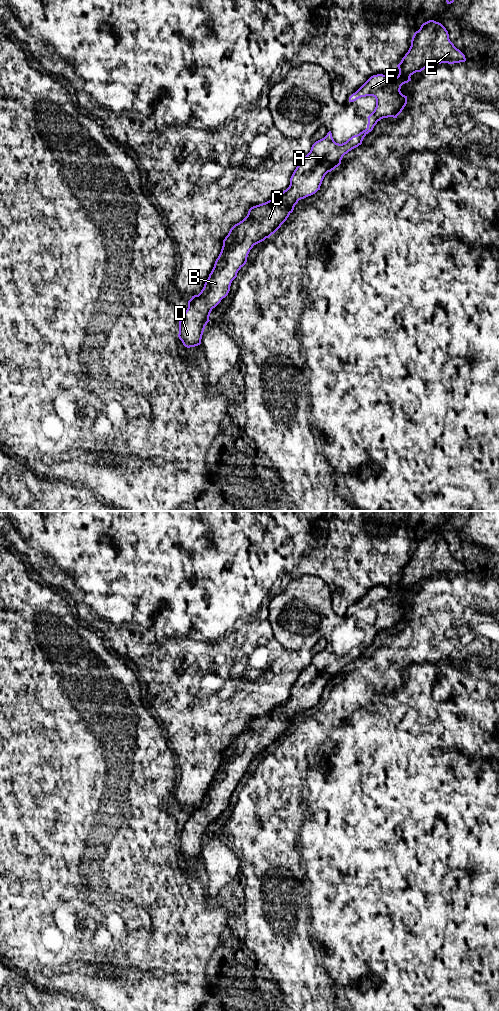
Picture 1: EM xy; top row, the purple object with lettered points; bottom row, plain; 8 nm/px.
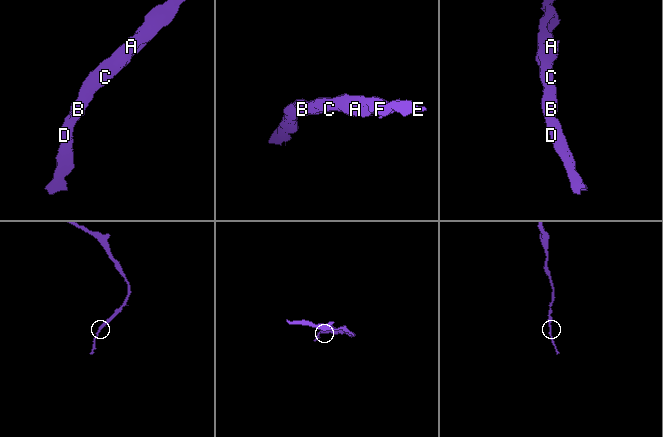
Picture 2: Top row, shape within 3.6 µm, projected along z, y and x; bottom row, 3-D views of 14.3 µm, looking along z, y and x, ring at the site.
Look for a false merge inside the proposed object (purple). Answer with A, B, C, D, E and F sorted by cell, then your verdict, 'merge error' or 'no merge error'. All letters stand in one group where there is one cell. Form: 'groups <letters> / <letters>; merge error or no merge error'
groups A B C D E F; no merge error

